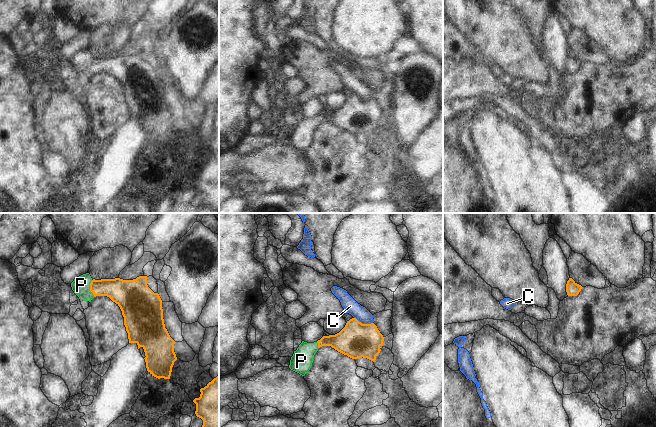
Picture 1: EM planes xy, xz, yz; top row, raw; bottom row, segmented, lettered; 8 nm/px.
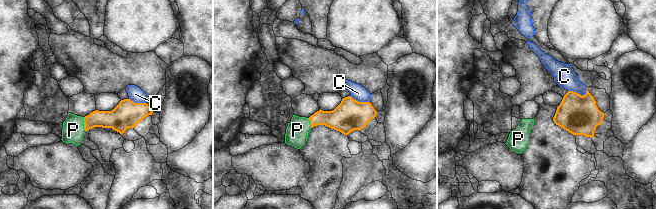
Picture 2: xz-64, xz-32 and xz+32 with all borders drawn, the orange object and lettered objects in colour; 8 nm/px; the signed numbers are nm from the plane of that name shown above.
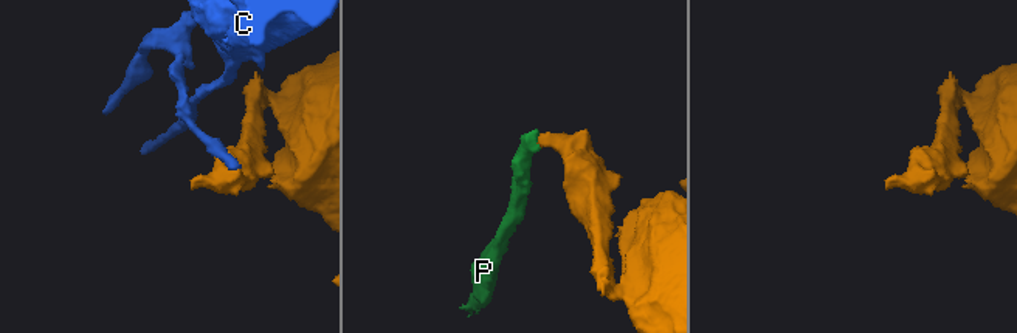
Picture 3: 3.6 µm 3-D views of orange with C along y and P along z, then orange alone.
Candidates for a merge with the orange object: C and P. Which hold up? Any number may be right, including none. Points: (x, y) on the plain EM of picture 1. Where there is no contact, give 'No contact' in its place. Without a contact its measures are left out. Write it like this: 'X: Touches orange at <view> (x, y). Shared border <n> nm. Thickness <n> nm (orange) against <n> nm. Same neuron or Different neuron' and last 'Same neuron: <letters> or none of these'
C: Touches orange at xz (363, 100). Shared border 160 nm. Thickness 280 nm (orange) against 120 nm. Different neuron
P: Touches orange at xy (90, 64). Shared border 140 nm. Thickness 200 nm (orange) against 140 nm. Same neuron
Same neuron: P.

